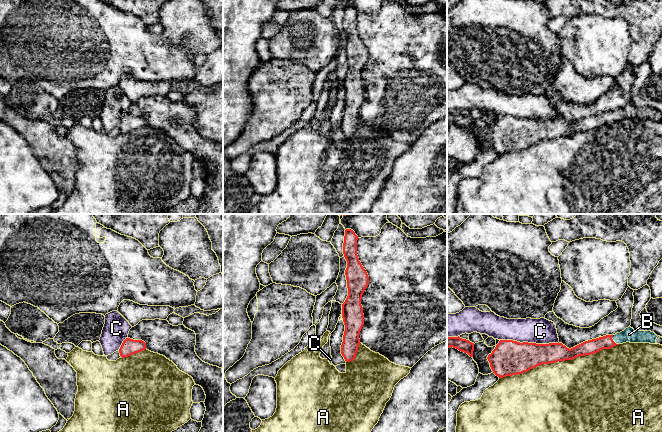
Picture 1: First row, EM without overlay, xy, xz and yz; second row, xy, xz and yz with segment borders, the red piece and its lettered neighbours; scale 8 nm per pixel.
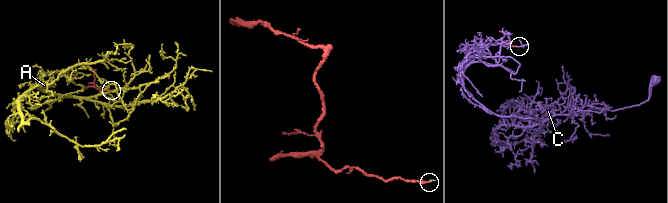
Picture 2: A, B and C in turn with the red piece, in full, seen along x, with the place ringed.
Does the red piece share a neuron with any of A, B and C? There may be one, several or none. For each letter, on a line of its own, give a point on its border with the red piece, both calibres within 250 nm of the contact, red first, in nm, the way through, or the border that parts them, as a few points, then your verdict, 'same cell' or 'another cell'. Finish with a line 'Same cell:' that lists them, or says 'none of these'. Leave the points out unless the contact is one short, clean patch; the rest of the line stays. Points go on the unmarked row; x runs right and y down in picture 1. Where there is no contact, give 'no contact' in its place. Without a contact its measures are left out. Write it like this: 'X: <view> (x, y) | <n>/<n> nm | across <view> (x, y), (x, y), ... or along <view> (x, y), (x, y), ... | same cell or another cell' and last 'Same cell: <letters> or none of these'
A: yz (559, 136) | 200/480 nm | another cell
B: yz (612, 116) | 120/110 nm | across yz (589, 123), (612, 116), (629, 110) | same cell
C: yz (529, 119) | 280/200 nm | another cell
Same cell: B

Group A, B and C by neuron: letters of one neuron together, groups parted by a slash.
A / B / C

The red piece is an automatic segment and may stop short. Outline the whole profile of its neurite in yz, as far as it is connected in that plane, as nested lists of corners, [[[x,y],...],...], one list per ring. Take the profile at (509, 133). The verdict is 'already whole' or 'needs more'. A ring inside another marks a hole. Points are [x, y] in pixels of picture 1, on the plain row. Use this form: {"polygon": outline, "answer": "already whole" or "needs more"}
{"polygon": [[[631,103],[615,111],[606,111],[585,117],[571,125],[562,119],[536,120],[500,116],[487,135],[493,149],[499,154],[522,150],[542,140],[572,136],[579,132],[591,131],[602,125],[630,119],[662,121],[662,113],[651,107],[636,107]]], "answer": "needs more"}

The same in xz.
{"polygon": [[[351,5],[345,6],[343,30],[347,37],[345,46],[348,72],[342,80],[345,101],[341,130],[346,138],[353,137],[360,120],[359,110],[364,101],[362,71],[369,60],[369,52],[357,31],[358,12]]], "answer": "already whole"}

